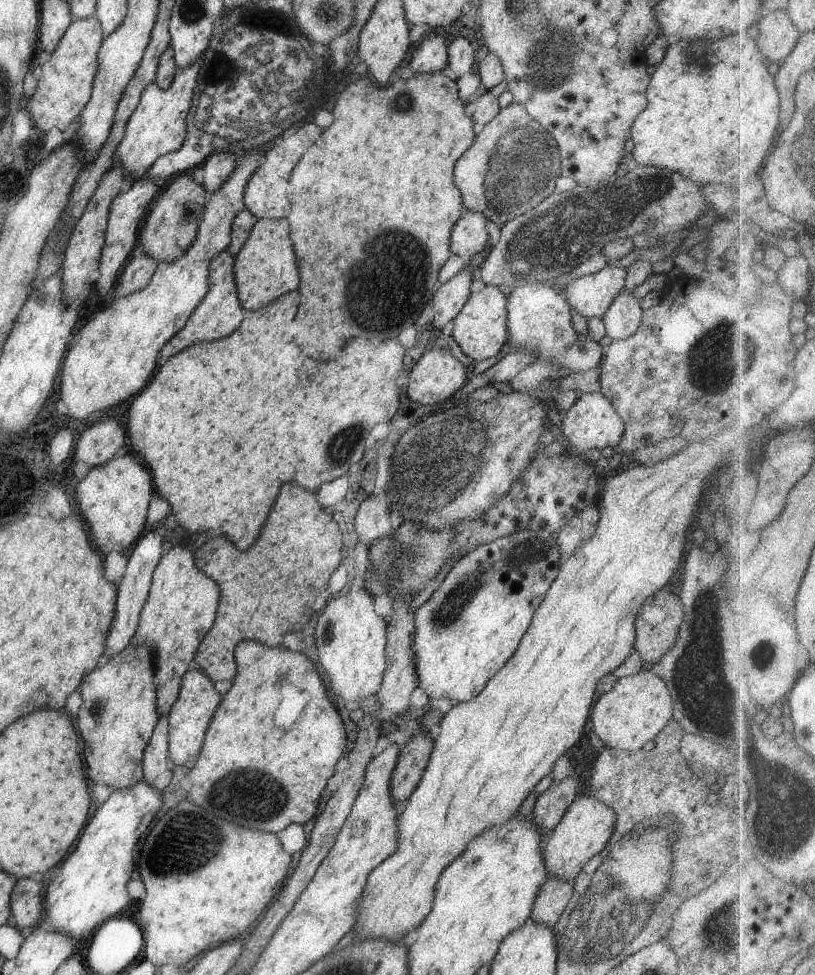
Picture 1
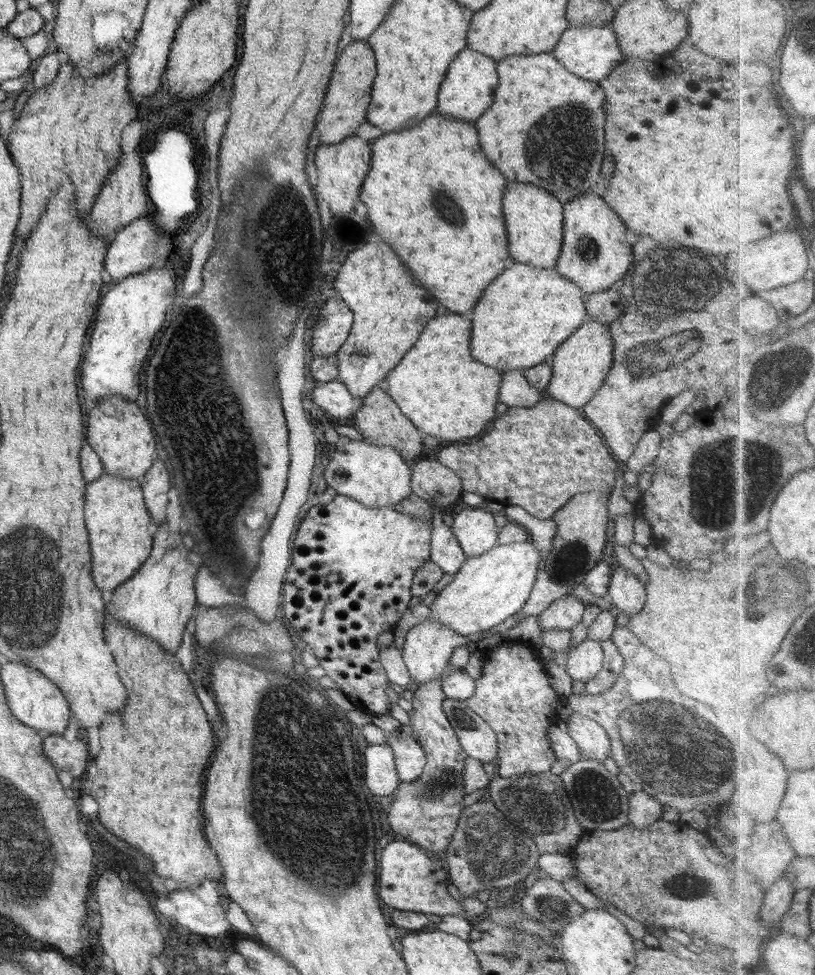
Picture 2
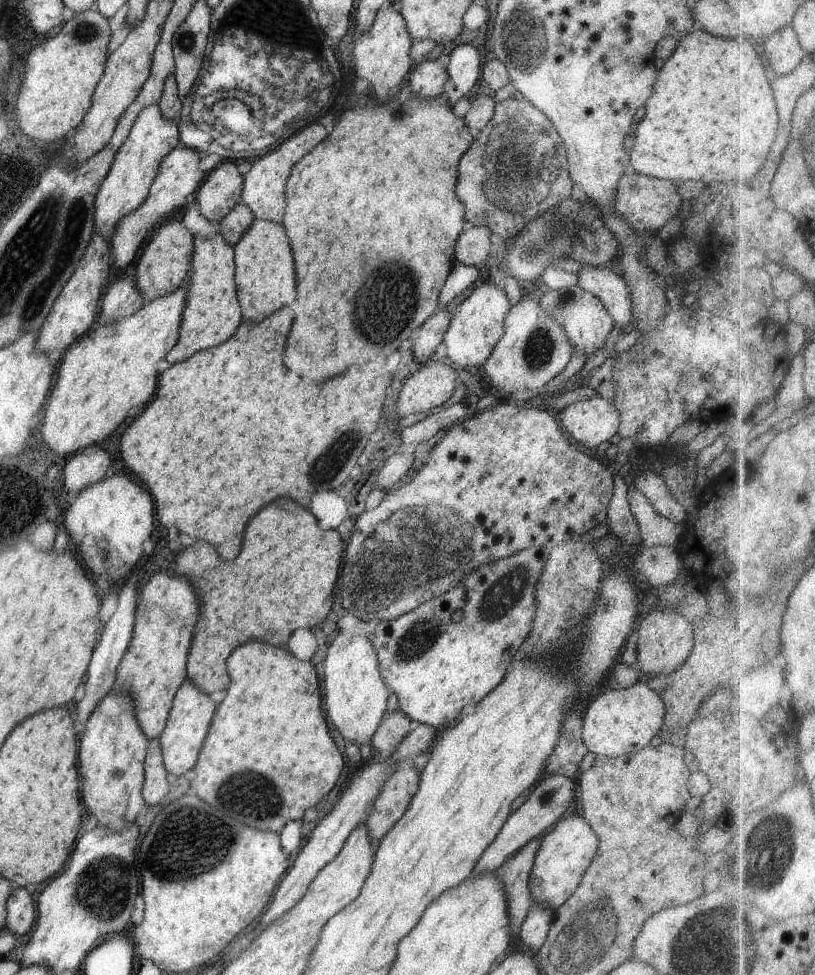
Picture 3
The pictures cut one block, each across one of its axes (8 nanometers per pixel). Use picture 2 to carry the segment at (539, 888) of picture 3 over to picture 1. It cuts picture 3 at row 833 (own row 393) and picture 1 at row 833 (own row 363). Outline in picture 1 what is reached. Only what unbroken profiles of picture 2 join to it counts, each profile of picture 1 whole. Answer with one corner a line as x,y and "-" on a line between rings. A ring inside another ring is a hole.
592,794
578,795
566,809
562,820
553,828
543,845
544,866
548,878
560,878
564,882
574,882
584,865
608,844
614,832
616,813

